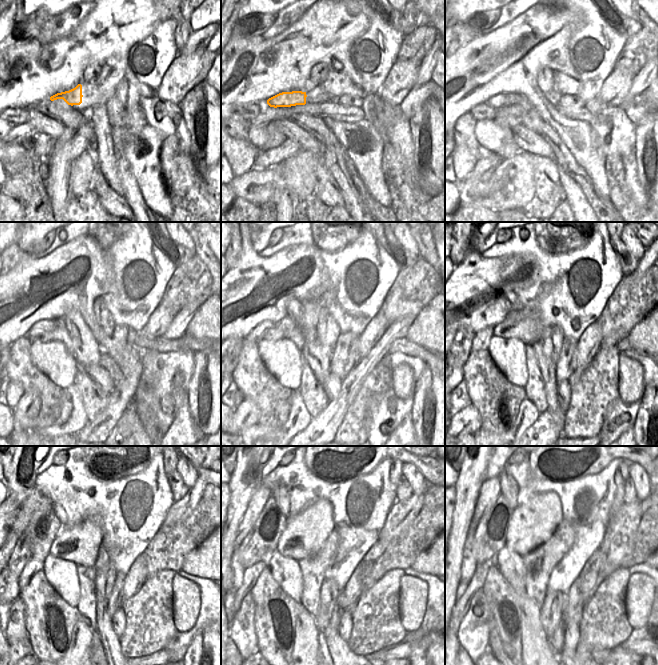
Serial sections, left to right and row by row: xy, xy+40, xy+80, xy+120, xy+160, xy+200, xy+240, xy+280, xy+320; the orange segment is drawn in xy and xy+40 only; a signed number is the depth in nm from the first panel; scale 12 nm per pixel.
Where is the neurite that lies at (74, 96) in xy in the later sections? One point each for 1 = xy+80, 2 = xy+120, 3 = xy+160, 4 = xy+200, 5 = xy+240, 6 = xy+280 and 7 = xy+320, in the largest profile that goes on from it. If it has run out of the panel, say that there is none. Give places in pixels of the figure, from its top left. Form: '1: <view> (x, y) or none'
1: xy+80 (506, 99)
2: xy+120 (42, 326)
3: xy+160 (257, 334)
4: xy+200 (481, 341)
5: xy+240 (33, 566)
6: xy+280 (251, 574)
7: xy+320 (477, 580)

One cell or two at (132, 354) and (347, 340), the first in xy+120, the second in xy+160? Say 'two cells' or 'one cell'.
one cell

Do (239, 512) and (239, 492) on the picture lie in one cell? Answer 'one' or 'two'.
two

